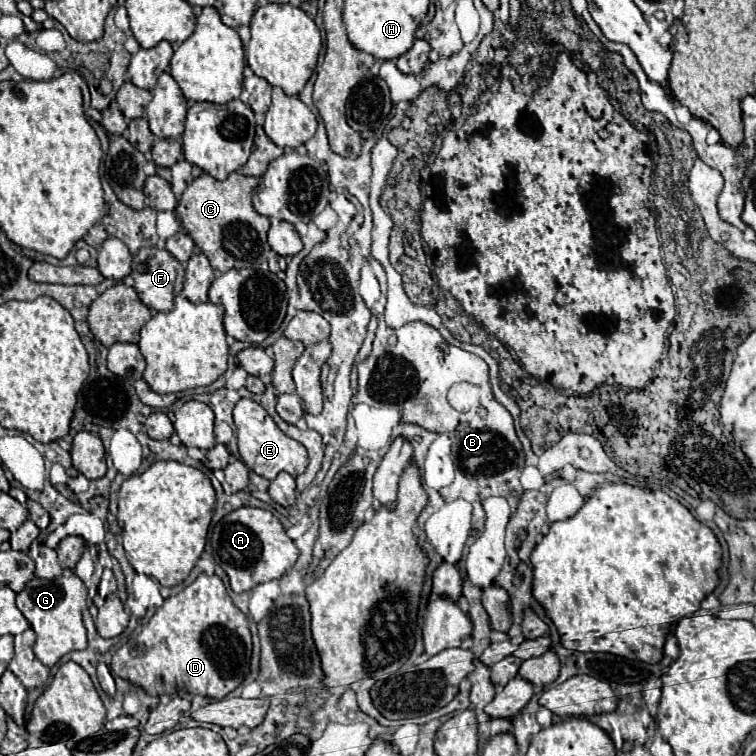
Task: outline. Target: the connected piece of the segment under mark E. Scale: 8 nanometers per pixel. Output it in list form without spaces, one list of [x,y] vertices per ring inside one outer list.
[[[240,398],[238,404],[234,406],[234,426],[236,426],[236,436],[238,436],[238,448],[240,448],[240,458],[242,462],[254,470],[256,474],[274,480],[278,472],[288,472],[290,476],[298,476],[306,470],[308,466],[308,452],[306,448],[298,442],[288,438],[272,420],[272,416],[254,400],[250,398]]]

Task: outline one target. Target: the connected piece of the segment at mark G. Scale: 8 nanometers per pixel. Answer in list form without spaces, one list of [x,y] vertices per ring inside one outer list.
[[[66,574],[54,580],[34,578],[28,586],[16,596],[16,606],[30,622],[36,632],[34,654],[36,658],[46,664],[54,666],[64,654],[72,650],[86,648],[86,628],[83,622],[82,610],[87,608],[87,588],[76,574]]]

